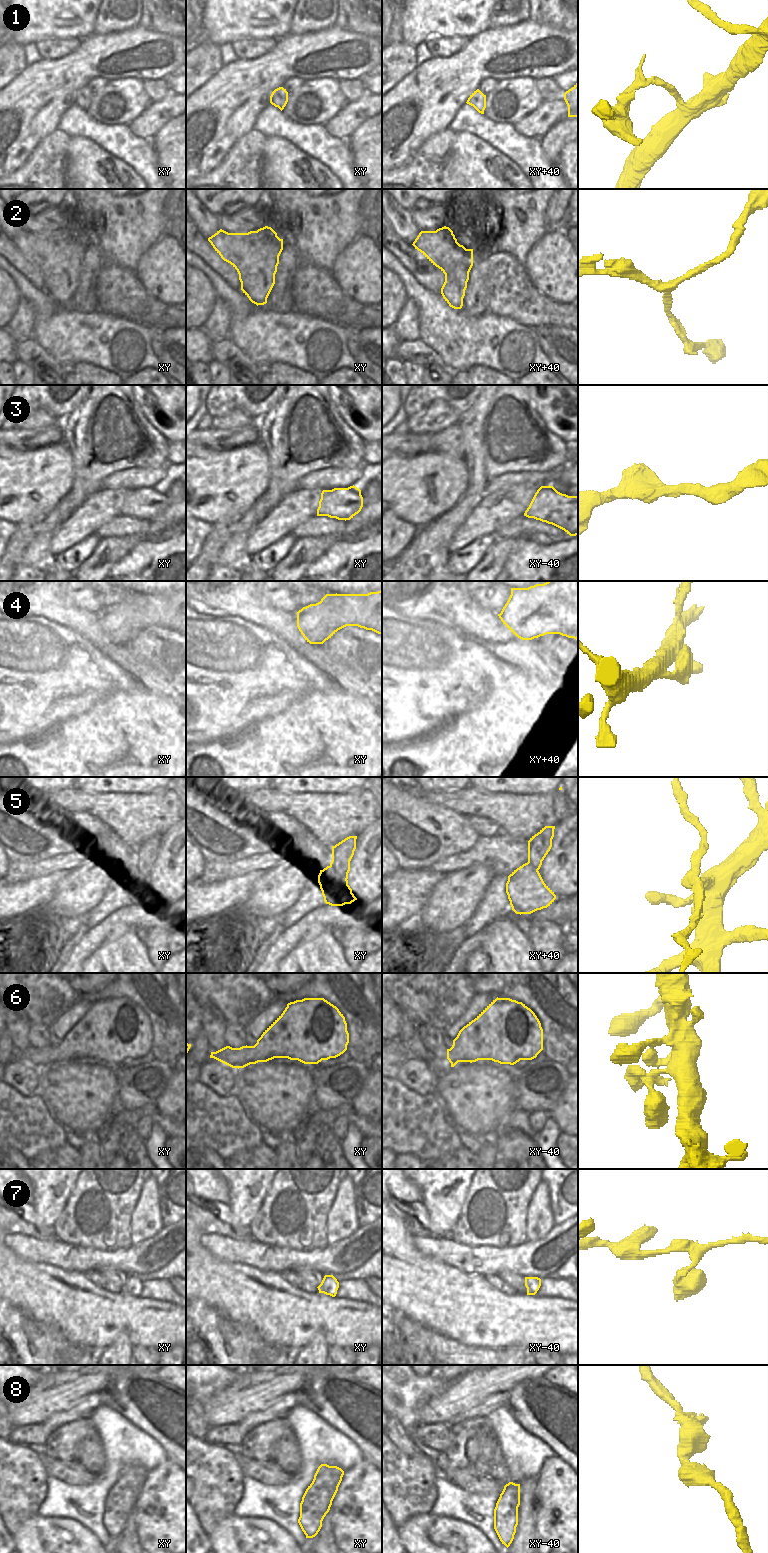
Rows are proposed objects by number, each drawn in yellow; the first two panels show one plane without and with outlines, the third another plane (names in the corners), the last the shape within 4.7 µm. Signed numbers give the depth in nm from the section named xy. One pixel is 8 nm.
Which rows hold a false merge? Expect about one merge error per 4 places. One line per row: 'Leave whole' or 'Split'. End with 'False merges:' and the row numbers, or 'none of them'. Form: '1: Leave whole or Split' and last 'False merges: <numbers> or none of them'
1: Split
2: Leave whole
3: Leave whole
4: Leave whole
5: Split
6: Leave whole
7: Leave whole
8: Leave whole
False merges: 1, 5

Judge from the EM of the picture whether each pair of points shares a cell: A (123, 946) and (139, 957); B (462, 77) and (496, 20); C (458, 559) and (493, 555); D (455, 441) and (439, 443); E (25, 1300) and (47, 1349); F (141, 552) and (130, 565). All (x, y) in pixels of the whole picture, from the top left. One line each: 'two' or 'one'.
A: one
B: two
C: two
D: one
E: two
F: one

